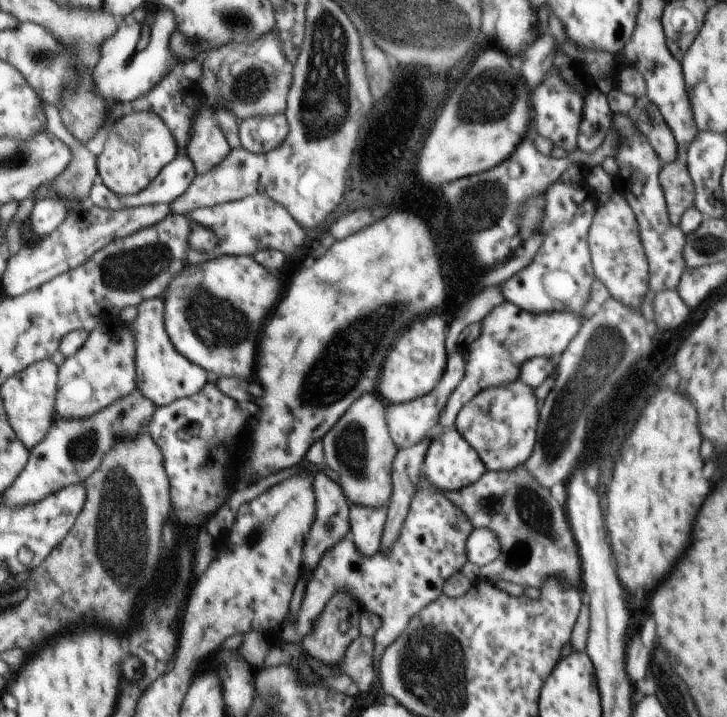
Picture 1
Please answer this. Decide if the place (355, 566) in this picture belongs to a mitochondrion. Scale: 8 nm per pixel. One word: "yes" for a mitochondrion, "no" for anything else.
no

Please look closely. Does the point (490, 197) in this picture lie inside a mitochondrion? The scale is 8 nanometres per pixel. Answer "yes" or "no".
yes

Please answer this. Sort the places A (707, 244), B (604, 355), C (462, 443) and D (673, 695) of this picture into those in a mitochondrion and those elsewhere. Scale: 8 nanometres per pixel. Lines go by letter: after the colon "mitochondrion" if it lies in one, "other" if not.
A: mitochondrion
B: mitochondrion
C: other
D: mitochondrion

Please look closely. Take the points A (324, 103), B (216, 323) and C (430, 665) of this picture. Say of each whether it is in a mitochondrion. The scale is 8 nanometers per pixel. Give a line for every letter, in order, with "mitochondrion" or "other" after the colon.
A: mitochondrion
B: mitochondrion
C: mitochondrion

